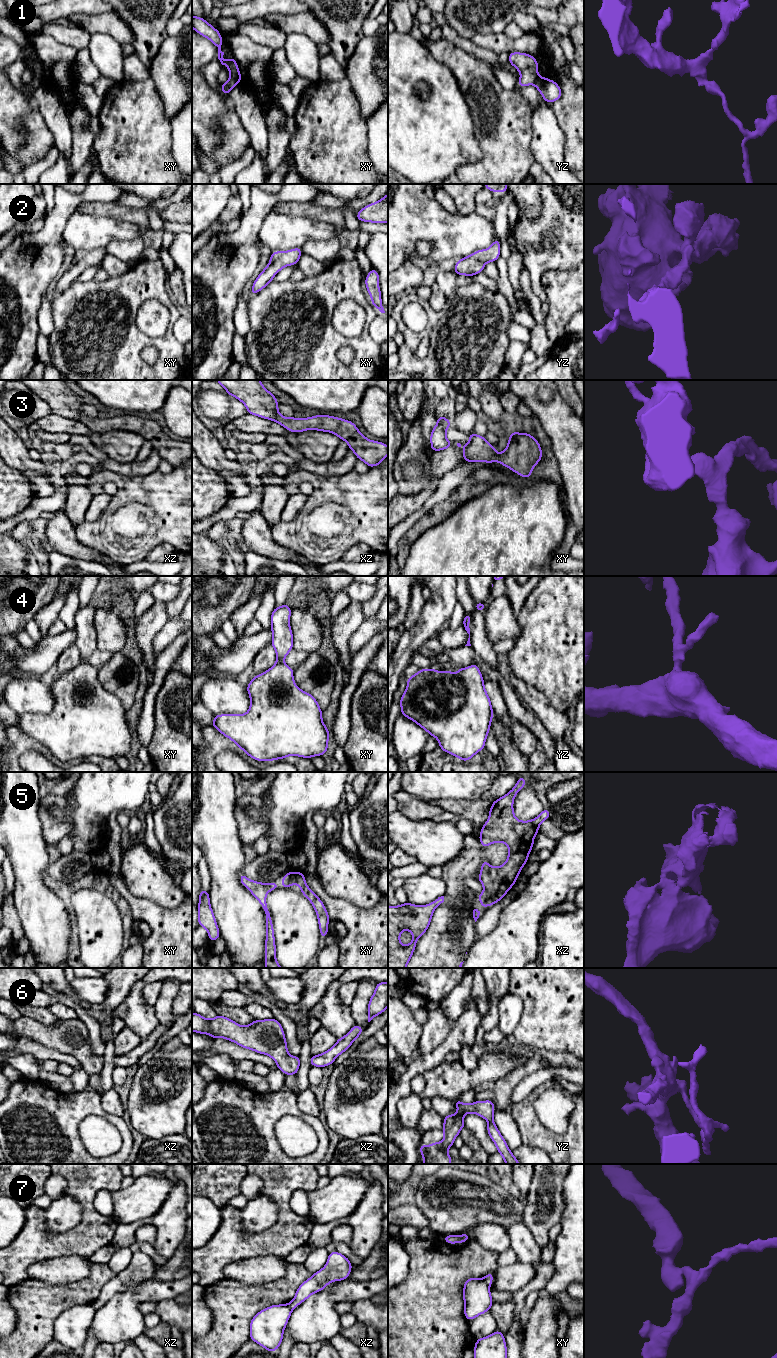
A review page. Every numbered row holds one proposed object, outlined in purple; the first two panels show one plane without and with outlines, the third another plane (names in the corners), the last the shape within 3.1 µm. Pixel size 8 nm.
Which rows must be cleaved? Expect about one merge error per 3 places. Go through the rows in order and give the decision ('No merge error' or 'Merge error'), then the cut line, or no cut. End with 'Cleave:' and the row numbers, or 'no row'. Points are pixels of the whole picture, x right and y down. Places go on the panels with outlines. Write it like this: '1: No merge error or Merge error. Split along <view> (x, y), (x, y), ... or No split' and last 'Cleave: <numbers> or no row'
1: Merge error. Split along xy (230, 77), (237, 83)
2: No merge error. No split
3: No merge error. No split
4: No merge error. No split
5: No merge error. No split
6: No merge error. No split
7: Merge error. Split along xy (483, 1278), (489, 1284)
Cleave: 1, 7

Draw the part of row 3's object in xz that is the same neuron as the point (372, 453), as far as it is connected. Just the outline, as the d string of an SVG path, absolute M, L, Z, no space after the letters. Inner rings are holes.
M216 380L228 393L236 397L247 409L247 413L272 420L290 432L305 430L330 432L347 442L359 460L370 468L378 466L388 455L388 446L383 442L367 439L354 422L329 415L308 418L286 418L278 412L277 398L271 394L260 380Z

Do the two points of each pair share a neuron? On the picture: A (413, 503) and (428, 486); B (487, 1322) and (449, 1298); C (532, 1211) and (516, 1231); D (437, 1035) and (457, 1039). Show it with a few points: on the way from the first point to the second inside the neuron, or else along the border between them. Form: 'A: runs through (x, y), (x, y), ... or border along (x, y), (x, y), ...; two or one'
A: runs through (417, 499), (426, 490); one
B: border along (467, 1321), (470, 1332), (476, 1338); two
C: border along (522, 1221), (536, 1243); two
D: border along (455, 1021), (455, 1026), (449, 1034), (428, 1052); two

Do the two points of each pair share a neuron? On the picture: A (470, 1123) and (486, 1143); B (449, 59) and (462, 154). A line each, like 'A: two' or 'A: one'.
A: one
B: two

